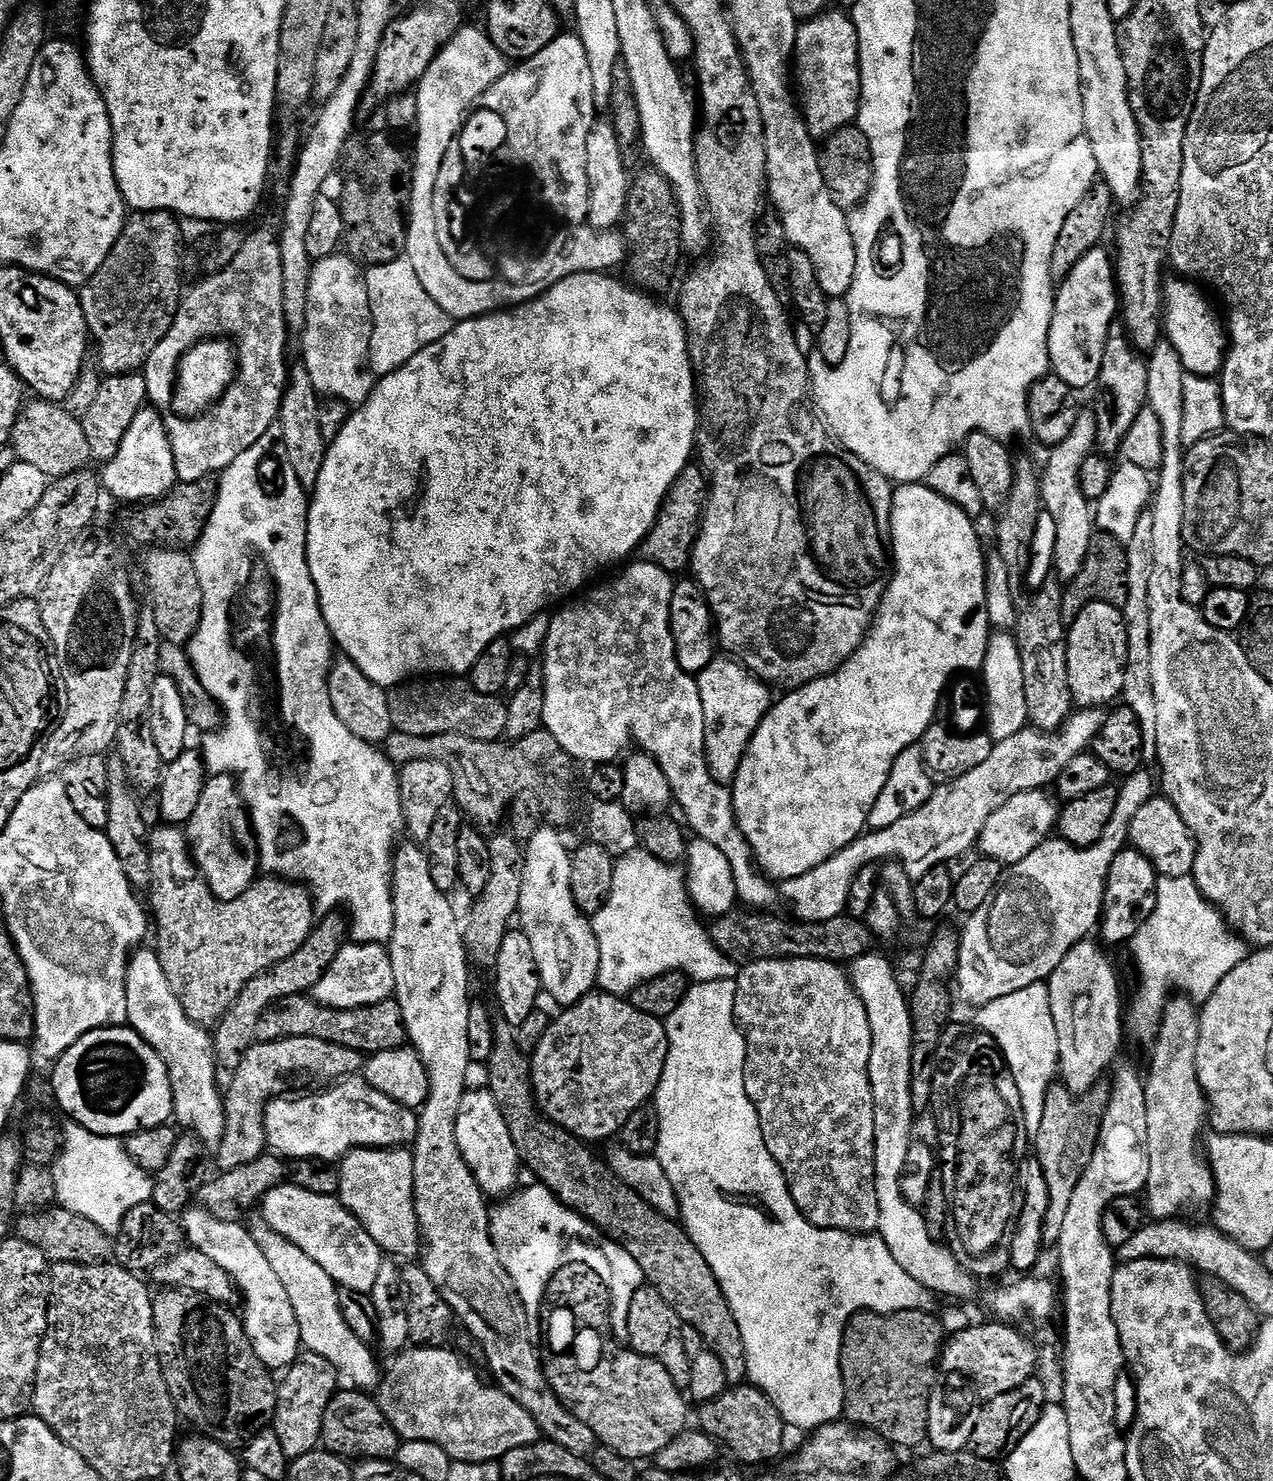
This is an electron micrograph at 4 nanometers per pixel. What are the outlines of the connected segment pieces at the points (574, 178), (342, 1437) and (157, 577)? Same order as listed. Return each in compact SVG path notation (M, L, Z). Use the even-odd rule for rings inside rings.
M557 34L554 42L546 46L546 50L534 54L534 58L517 63L504 77L498 78L486 89L475 103L485 110L472 116L473 124L470 128L480 132L483 141L492 136L492 128L496 128L496 136L500 136L500 140L508 136L508 140L512 140L512 144L508 144L508 160L516 158L521 163L532 164L533 171L541 178L538 186L544 190L539 196L542 203L563 212L564 216L571 217L571 220L580 220L580 217L584 216L584 210L590 210L586 138L590 138L590 130L596 124L598 111L594 106L593 79L590 76L589 59L583 42L576 34L564 35Z
M337 1391L332 1397L330 1406L326 1406L326 1414L322 1418L320 1439L323 1447L335 1455L351 1458L356 1462L366 1460L391 1461L402 1443L400 1436L390 1426L386 1414L382 1414L379 1403L372 1400L367 1391ZM353 1456L353 1457L352 1457Z
M152 546L144 556L144 576L148 579L148 592L152 595L150 611L158 622L161 637L170 643L187 645L192 635L198 630L202 618L202 586L198 586L198 574L194 570L194 562L187 551L178 548L161 548Z

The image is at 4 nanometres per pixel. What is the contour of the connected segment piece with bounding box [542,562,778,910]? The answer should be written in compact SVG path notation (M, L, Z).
M631 564L623 569L625 572L621 576L597 588L589 587L583 595L565 603L561 607L565 608L552 616L549 637L542 651L545 672L543 727L558 740L566 754L587 766L619 761L619 756L623 757L629 751L627 748L633 740L641 753L653 756L662 766L675 803L678 808L680 804L688 819L687 827L693 833L696 831L699 839L710 842L710 846L718 846L718 850L726 854L726 862L730 862L730 870L734 870L737 901L752 910L775 909L772 907L776 898L778 900L777 885L760 871L752 855L752 847L736 824L731 791L714 779L708 769L706 714L702 710L700 686L693 673L681 670L676 657L672 633L672 599L676 589L673 573L653 564Z

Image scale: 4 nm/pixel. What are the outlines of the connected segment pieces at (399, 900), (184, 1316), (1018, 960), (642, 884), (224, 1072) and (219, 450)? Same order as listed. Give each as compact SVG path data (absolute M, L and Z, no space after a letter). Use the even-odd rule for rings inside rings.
M415 842L407 843L401 843L392 857L394 934L387 950L394 966L394 998L400 1003L411 1047L416 1049L428 1071L428 1097L423 1108L419 1109L418 1134L410 1148L414 1158L414 1206L422 1237L422 1267L426 1274L430 1274L430 1282L438 1286L442 1298L446 1298L446 1302L452 1307L453 1317L459 1323L461 1320L468 1327L469 1334L480 1343L480 1348L488 1359L488 1368L492 1371L491 1379L507 1396L514 1398L518 1406L522 1406L532 1415L547 1439L558 1442L558 1446L566 1446L570 1454L591 1457L598 1446L594 1430L590 1430L586 1422L578 1422L578 1418L574 1418L574 1414L566 1410L558 1394L554 1394L548 1384L538 1348L536 1352L534 1330L528 1325L526 1318L526 1306L522 1306L522 1298L510 1274L506 1274L506 1266L502 1266L490 1238L489 1201L478 1186L470 1166L466 1166L462 1150L458 1150L458 1106L462 1106L462 1098L469 1087L468 1067L473 1063L468 1037L472 1009L470 999L468 1000L470 957L464 943L461 917L460 920L456 917L456 912L448 901L451 899L442 890L438 890L438 886L434 886L434 878L430 878L427 851Z
M164 1288L155 1293L152 1301L152 1309L154 1310L154 1326L156 1327L156 1348L160 1351L160 1365L162 1366L162 1374L166 1378L166 1386L172 1395L172 1401L176 1407L177 1413L181 1417L184 1416L192 1424L197 1424L199 1431L205 1436L209 1436L212 1440L217 1440L219 1444L225 1444L226 1447L233 1450L239 1449L245 1441L250 1441L269 1425L273 1423L276 1415L276 1390L277 1381L272 1381L273 1373L260 1361L258 1354L254 1354L254 1346L248 1341L248 1337L244 1335L244 1321L232 1313L231 1307L223 1304L216 1304L210 1298L206 1298L202 1294L194 1294L185 1288Z
M1141 770L1139 772L1136 772L1133 774L1133 776L1127 777L1123 781L1124 784L1121 786L1121 788L1118 788L1118 795L1116 797L1116 809L1114 810L1114 818L1110 822L1110 826L1106 826L1106 834L1102 834L1102 838L1099 840L1097 844L1094 846L1090 846L1089 848L1075 848L1073 844L1070 842L1066 842L1063 840L1063 838L1049 838L1044 841L1043 844L1038 845L1036 849L1031 852L1030 854L1026 854L1026 858L1022 858L1022 862L1018 862L1017 864L1011 865L1010 871L1005 875L1001 885L999 888L996 890L996 895L992 897L986 911L981 910L978 912L973 912L971 915L967 917L968 920L964 924L964 928L962 927L962 931L960 932L960 965L956 967L956 979L955 983L958 985L958 996L960 999L960 996L962 999L965 1000L966 1003L968 1004L973 1004L973 1009L979 1010L981 1008L986 1007L987 1004L990 1002L994 1002L998 998L1006 998L1006 994L1014 994L1014 990L1026 990L1026 986L1034 986L1035 984L1047 981L1048 977L1052 975L1052 971L1054 971L1057 966L1062 962L1062 958L1066 958L1066 954L1070 954L1070 950L1072 947L1076 944L1081 944L1084 940L1089 939L1093 934L1091 933L1092 931L1095 930L1097 931L1098 925L1101 923L1102 917L1104 915L1104 895L1106 894L1106 888L1108 886L1108 875L1110 874L1110 868L1114 866L1115 859L1118 858L1120 852L1125 851L1126 845L1129 843L1130 837L1132 835L1132 826L1136 822L1137 816L1140 815L1140 811L1143 810L1144 805L1148 803L1149 800L1153 799L1154 792L1152 792L1152 780L1150 777L1147 776L1147 771Z
M637 850L623 853L616 860L614 886L610 898L591 917L592 929L598 938L600 966L596 983L599 991L608 992L611 996L627 997L638 986L650 982L667 972L683 972L689 981L726 982L735 980L740 975L741 965L735 964L712 941L709 929L696 921L697 913L688 899L688 881L683 867L662 862L649 852Z
M336 910L327 913L313 927L306 942L302 942L302 946L298 946L298 950L294 950L294 954L290 958L278 962L273 968L268 968L262 974L255 976L242 990L242 994L238 994L238 998L230 1006L228 1013L222 1017L219 1024L215 1025L212 1036L212 1049L216 1055L216 1070L221 1085L226 1086L232 1081L232 1076L238 1070L246 1050L252 1047L256 1040L258 1018L262 1018L264 1011L275 1000L311 993L318 978L322 978L322 974L326 974L330 962L334 962L334 958L338 958L338 950L344 948L349 936L349 917Z
M268 230L249 233L242 250L238 252L230 266L206 278L208 279L202 281L189 296L187 293L181 299L180 308L175 314L170 330L148 355L142 369L146 380L147 401L159 411L166 412L173 407L177 388L177 368L189 348L209 338L223 338L235 347L238 361L236 379L225 390L224 396L196 419L180 418L168 424L168 437L172 443L176 463L176 479L182 484L219 474L230 466L230 462L234 462L234 458L238 458L238 454L250 450L250 446L254 446L254 442L258 442L258 438L262 438L262 434L266 434L266 430L270 430L270 426L277 423L280 403L284 401L284 390L288 387L290 379L290 363L288 364L290 329L283 305L285 296L282 294L282 258L277 233Z

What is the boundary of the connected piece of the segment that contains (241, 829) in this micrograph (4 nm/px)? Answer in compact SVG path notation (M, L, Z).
M234 775L207 777L204 786L202 807L186 825L188 846L196 868L219 900L233 900L251 884L256 883L260 872L260 850L256 845L256 834L244 806L244 799L237 791L238 781Z

